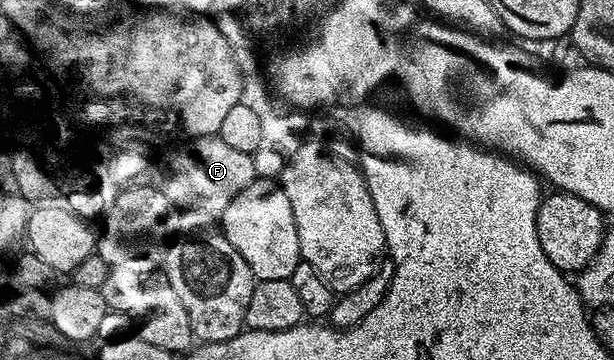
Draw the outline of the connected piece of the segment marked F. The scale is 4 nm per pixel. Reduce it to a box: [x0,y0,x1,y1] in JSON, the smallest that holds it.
[162,134,258,217]

